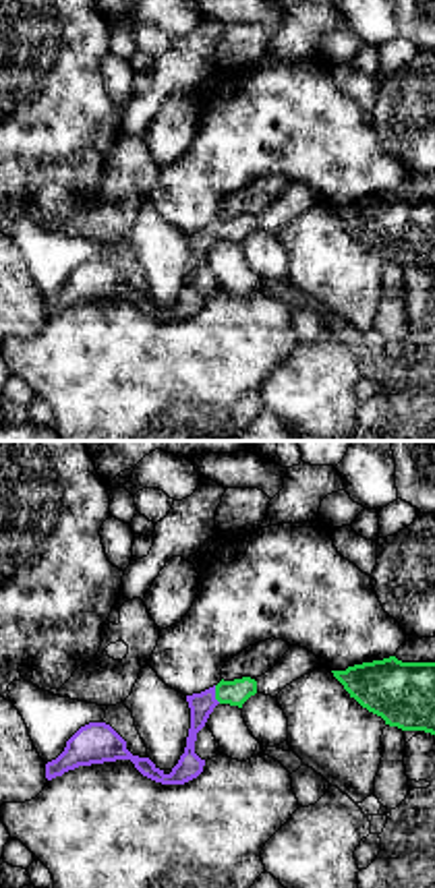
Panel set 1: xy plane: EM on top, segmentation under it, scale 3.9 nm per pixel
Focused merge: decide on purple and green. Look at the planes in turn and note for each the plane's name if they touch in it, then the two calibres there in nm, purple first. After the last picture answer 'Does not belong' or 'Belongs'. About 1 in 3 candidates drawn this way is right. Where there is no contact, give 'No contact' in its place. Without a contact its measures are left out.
Touches purple in xy. Thickness 100 nm (purple) against 100 nm

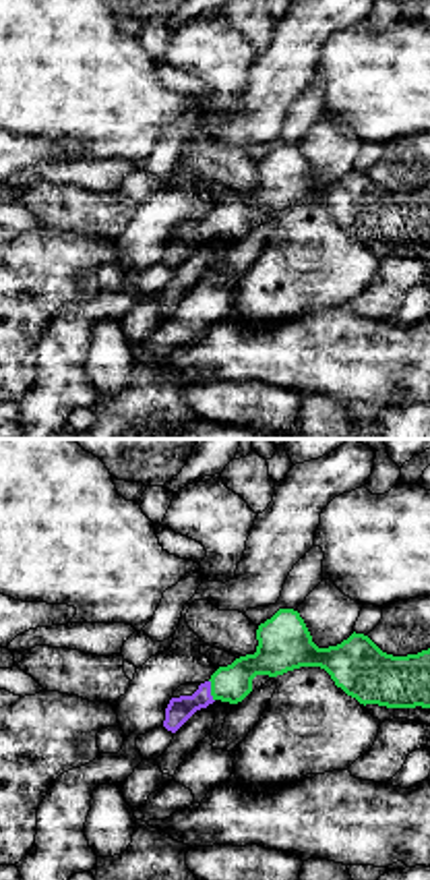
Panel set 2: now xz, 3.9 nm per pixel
Touches purple in xz. Thickness 100 nm (purple) against 150 nm

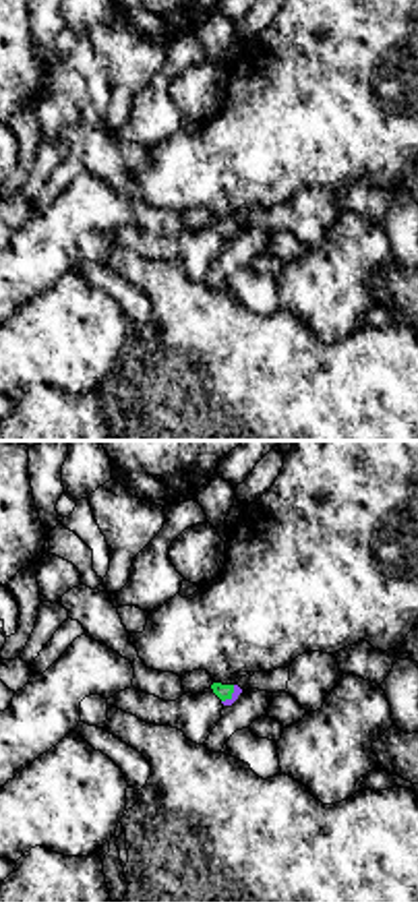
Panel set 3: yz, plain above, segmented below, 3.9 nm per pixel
Touches purple in yz. Thickness 30 nm (purple) against 60 nm

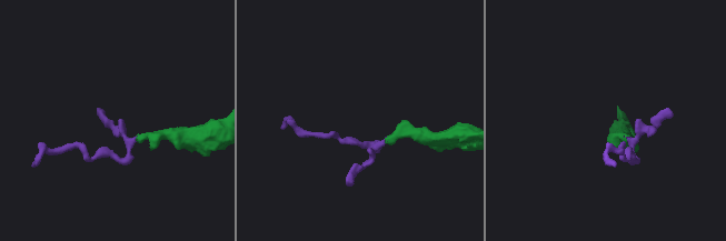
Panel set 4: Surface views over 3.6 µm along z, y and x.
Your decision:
Belongs

